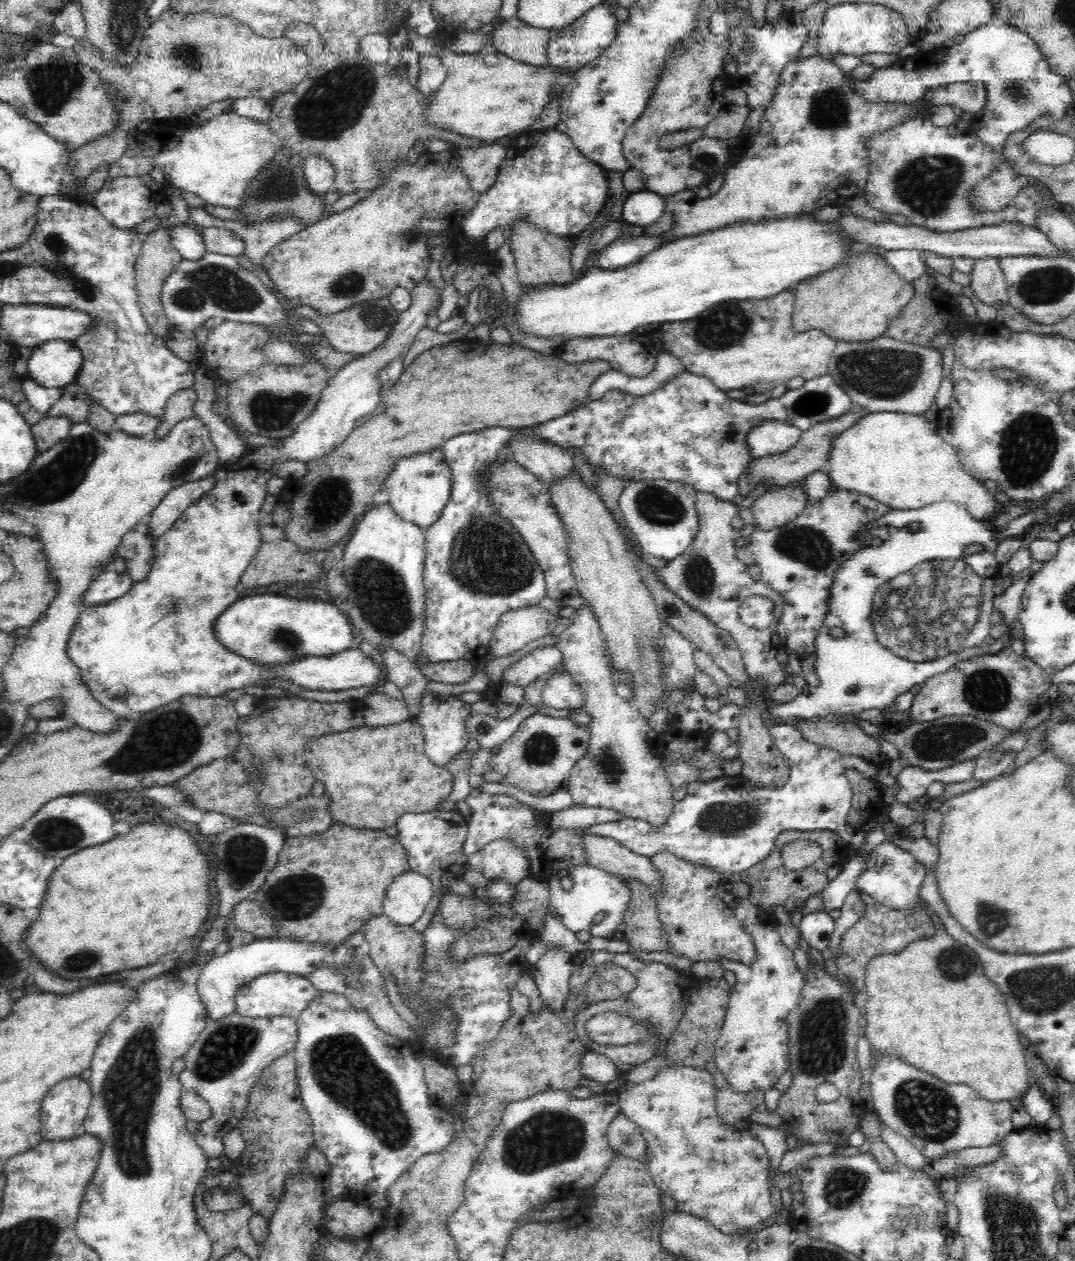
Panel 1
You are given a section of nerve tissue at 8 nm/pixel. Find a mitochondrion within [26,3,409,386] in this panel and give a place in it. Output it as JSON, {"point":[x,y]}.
{"point":[334,101]}

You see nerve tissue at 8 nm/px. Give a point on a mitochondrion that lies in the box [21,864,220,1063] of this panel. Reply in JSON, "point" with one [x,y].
{"point":[88,958]}

